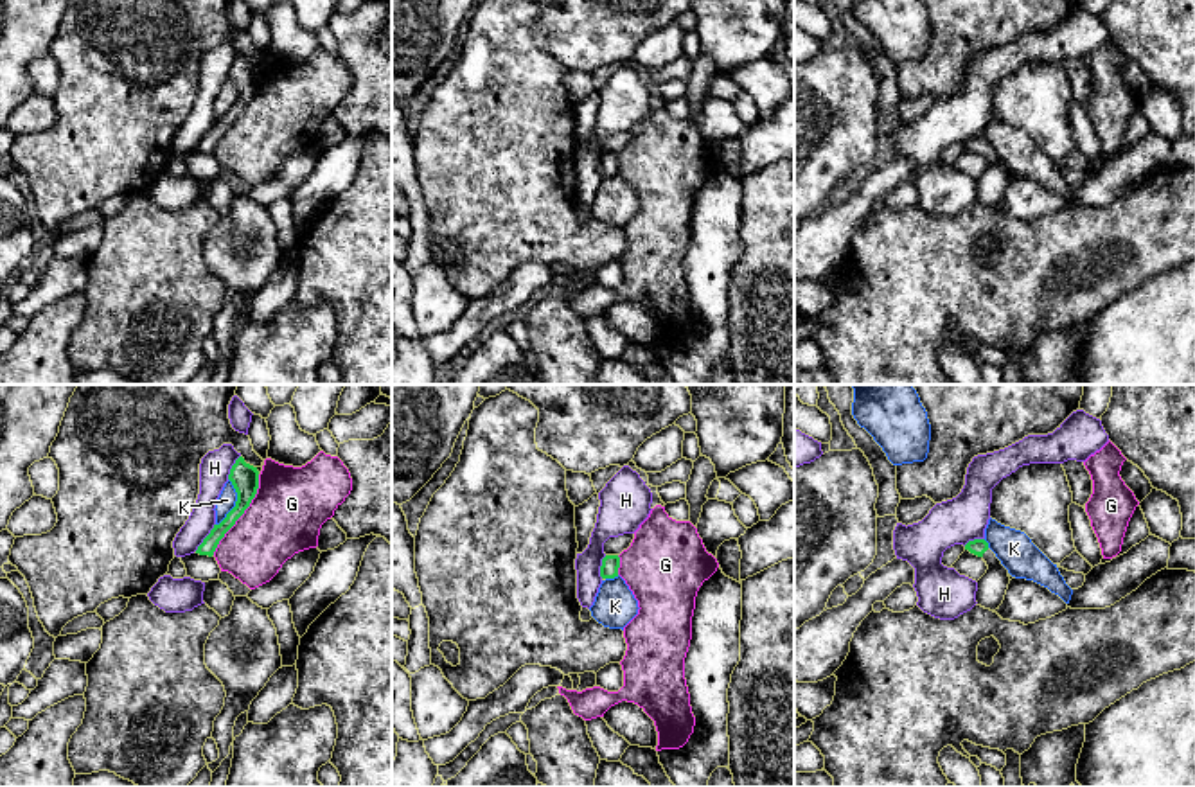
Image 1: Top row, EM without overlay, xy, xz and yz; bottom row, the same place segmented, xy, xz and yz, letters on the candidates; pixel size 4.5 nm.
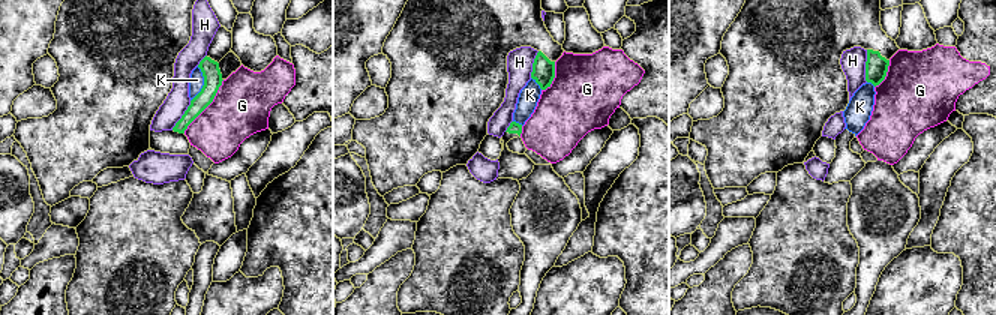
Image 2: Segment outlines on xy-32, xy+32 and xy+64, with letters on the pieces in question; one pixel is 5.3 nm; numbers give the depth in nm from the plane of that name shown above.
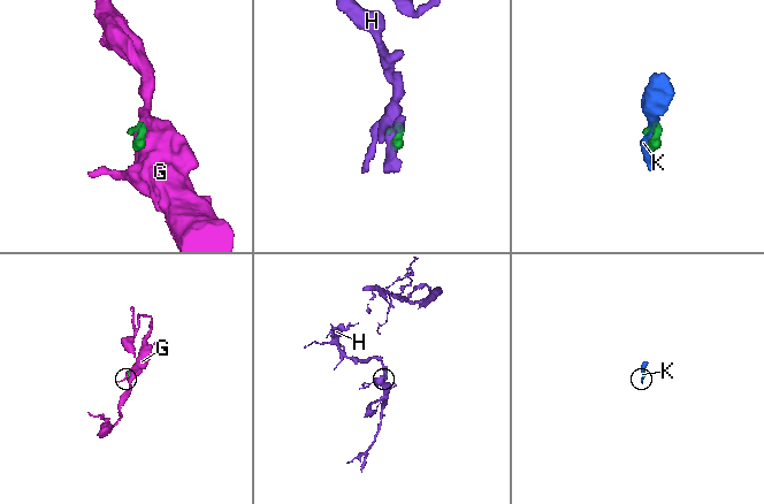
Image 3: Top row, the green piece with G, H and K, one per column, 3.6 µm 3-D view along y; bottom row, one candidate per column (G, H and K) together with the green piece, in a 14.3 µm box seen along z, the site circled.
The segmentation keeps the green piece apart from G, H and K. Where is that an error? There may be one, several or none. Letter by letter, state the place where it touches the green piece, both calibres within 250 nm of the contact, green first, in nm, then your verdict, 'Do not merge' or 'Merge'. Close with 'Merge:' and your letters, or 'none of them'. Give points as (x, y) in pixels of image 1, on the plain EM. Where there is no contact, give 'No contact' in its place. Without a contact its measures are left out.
G: Touches green at xy (243, 110). Thickness 130 nm (green) against 340 nm. Do not merge
H: Touches green at xy (205, 135). Thickness 70 nm (green) against 120 nm. Do not merge
K: Touches green at xy (236, 99). Thickness 130 nm (green) against 80 nm. Do not merge
Merge: none of them

